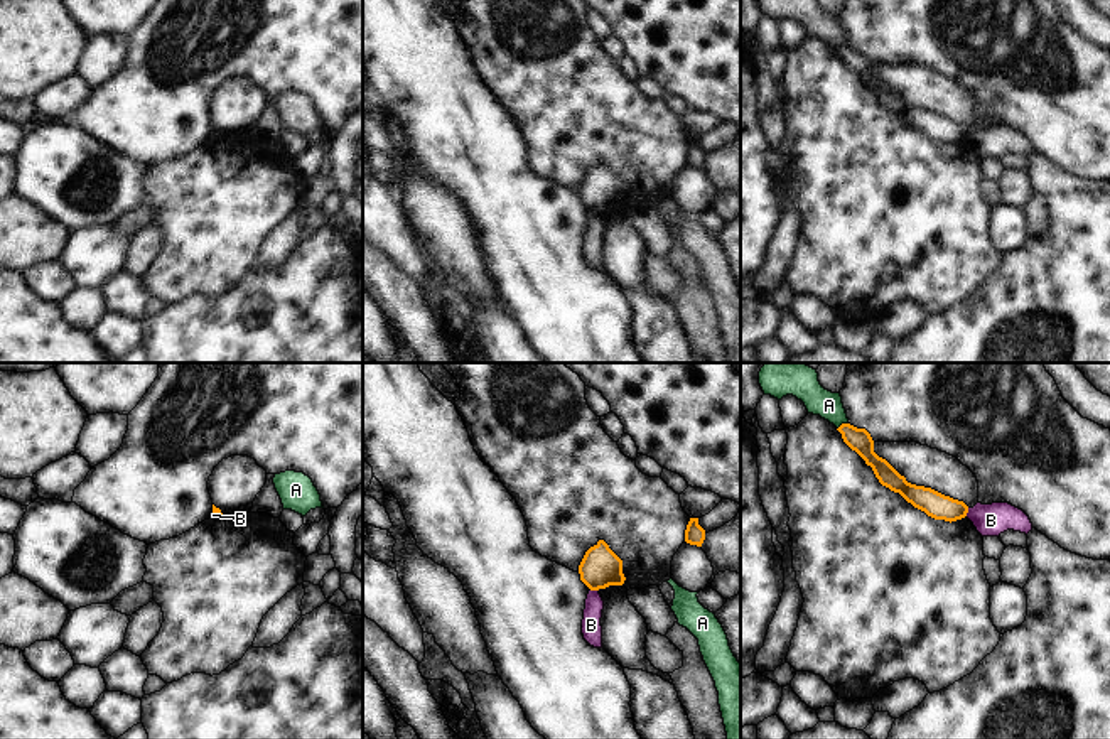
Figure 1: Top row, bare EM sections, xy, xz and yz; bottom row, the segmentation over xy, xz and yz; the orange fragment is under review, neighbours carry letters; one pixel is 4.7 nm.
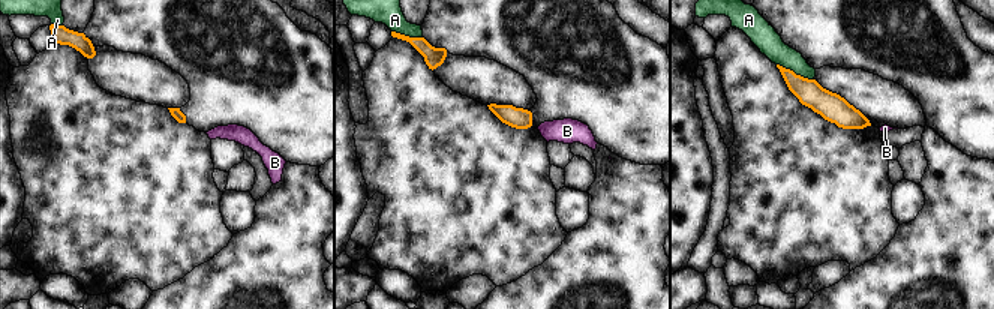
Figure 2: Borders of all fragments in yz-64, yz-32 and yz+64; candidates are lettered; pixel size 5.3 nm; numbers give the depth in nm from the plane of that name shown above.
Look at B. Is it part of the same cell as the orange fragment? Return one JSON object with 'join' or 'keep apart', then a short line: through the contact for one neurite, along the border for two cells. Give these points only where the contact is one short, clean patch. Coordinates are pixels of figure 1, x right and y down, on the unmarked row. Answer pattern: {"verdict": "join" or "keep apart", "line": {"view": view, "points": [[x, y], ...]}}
{"verdict": "keep apart", "line": {"view": "xz", "points": [[591, 211], [598, 213]]}}

